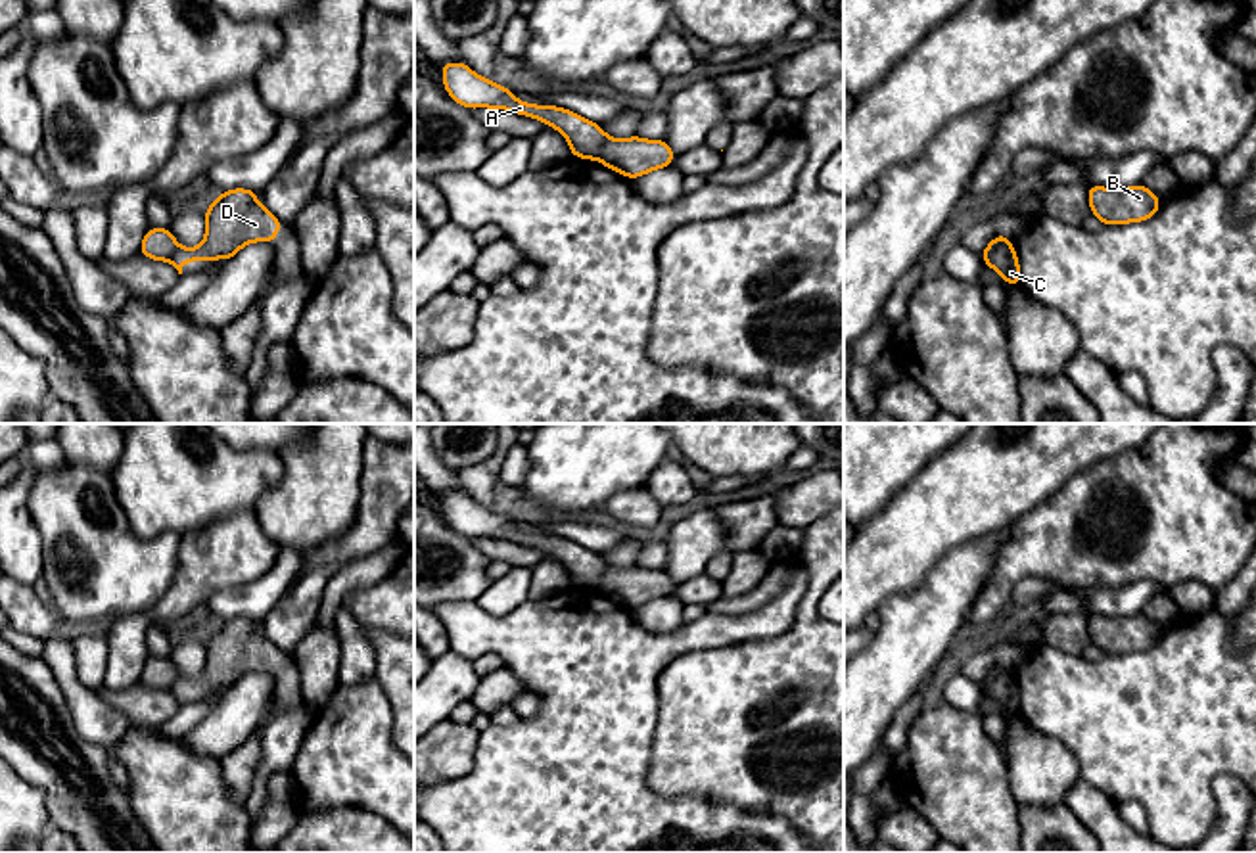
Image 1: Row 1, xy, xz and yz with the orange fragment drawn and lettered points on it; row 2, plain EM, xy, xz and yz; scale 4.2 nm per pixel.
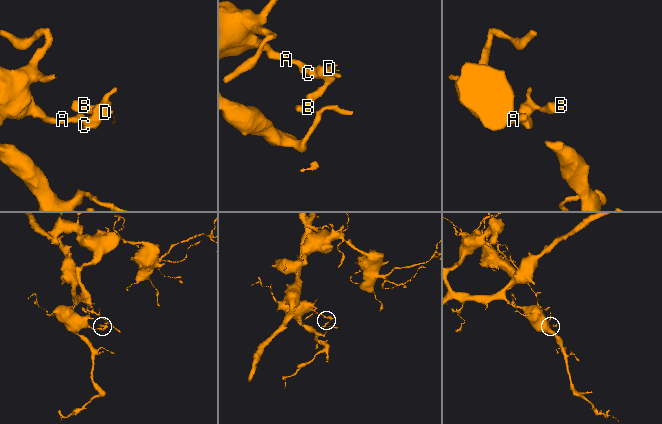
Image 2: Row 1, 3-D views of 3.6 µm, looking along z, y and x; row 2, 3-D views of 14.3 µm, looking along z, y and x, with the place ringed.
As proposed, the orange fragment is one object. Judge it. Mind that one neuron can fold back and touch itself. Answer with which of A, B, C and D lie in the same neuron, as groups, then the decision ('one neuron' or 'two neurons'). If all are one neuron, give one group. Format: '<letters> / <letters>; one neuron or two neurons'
A / B C D; two neurons

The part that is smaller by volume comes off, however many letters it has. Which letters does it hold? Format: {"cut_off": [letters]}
{"cut_off": ["B", "C", "D"]}

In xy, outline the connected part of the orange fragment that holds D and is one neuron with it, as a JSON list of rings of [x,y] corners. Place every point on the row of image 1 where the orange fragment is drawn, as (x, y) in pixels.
[[[236,188],[221,192],[205,211],[205,240],[198,247],[178,247],[171,257],[173,266],[182,274],[188,261],[232,259],[251,242],[272,243],[282,228],[265,205],[257,203],[257,192]]]

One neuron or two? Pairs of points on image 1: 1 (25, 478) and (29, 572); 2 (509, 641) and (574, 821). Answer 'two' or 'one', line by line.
1: one
2: one

